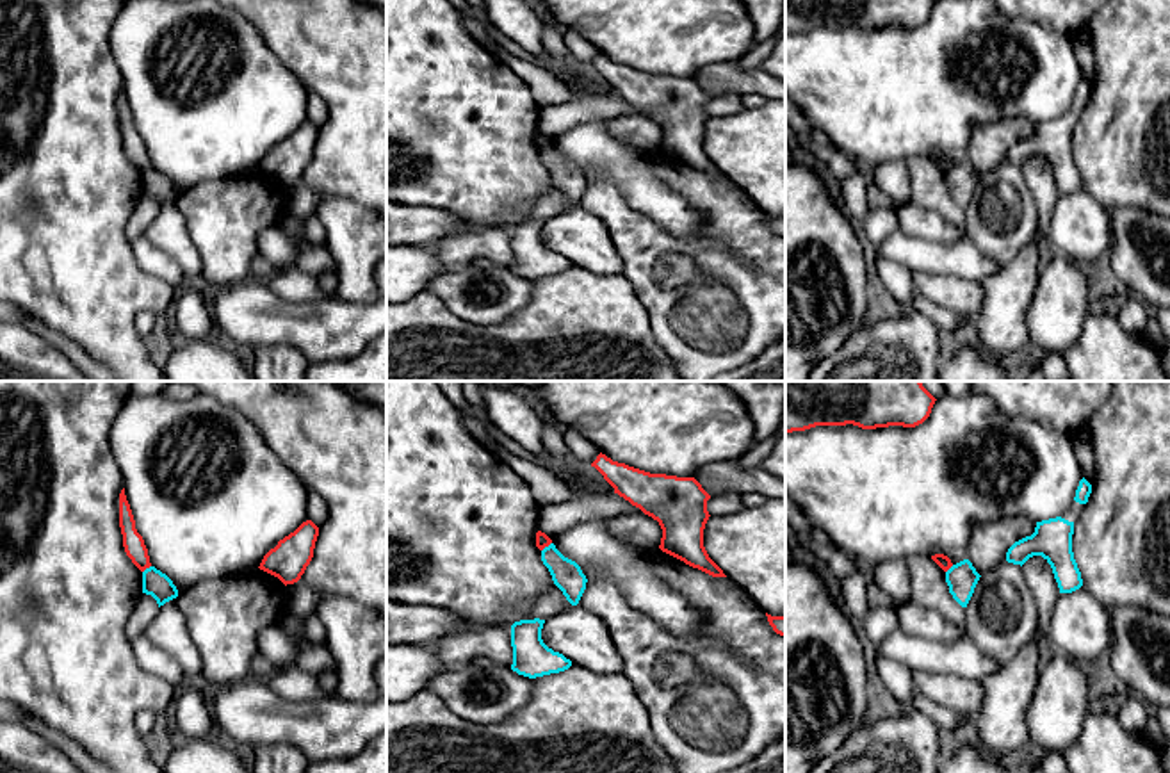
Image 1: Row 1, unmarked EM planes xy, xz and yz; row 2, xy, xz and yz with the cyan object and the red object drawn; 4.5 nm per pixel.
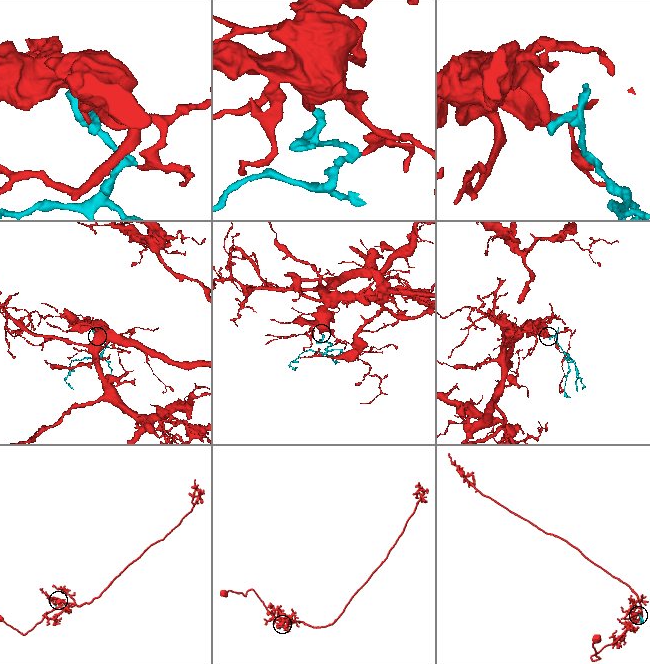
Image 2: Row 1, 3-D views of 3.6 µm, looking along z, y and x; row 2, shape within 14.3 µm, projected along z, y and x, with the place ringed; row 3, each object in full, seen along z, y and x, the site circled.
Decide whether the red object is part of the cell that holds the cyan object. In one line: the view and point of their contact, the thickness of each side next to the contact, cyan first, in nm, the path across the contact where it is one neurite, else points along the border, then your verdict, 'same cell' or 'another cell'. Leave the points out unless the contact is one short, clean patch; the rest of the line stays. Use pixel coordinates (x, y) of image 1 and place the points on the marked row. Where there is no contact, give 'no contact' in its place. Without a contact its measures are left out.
contact xz (545, 547); calibres 140 and 60 nm; same cell

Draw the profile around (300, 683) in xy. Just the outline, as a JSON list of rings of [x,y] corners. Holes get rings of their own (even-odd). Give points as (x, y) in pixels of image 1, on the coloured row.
[[[301,641],[294,664],[276,671],[267,684],[283,700],[313,702],[324,696],[319,675],[326,670],[337,671],[337,661],[326,643]]]

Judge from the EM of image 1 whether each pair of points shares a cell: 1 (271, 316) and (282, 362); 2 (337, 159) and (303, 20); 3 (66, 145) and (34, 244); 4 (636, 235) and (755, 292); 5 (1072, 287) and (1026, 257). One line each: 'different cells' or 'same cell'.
1: different cells
2: same cell
3: same cell
4: same cell
5: different cells

